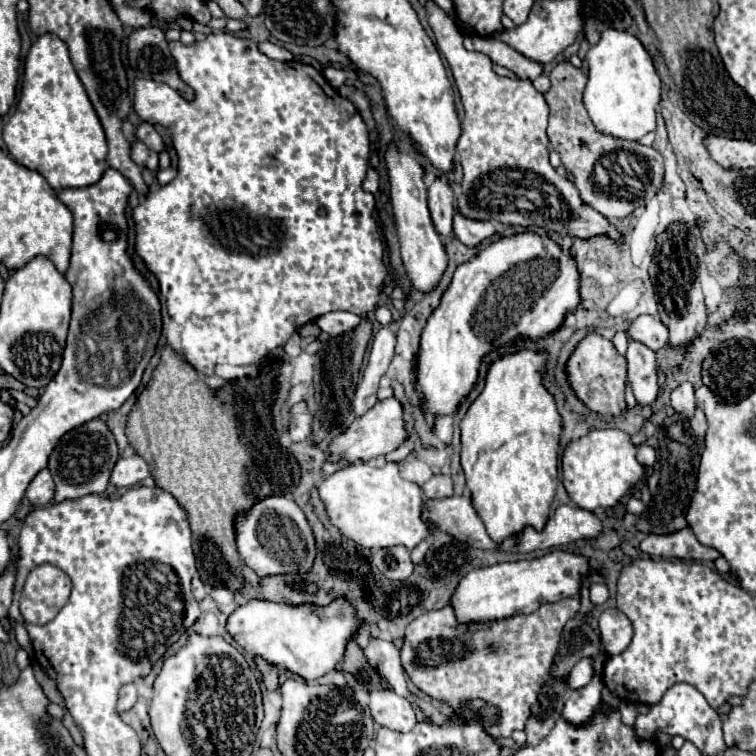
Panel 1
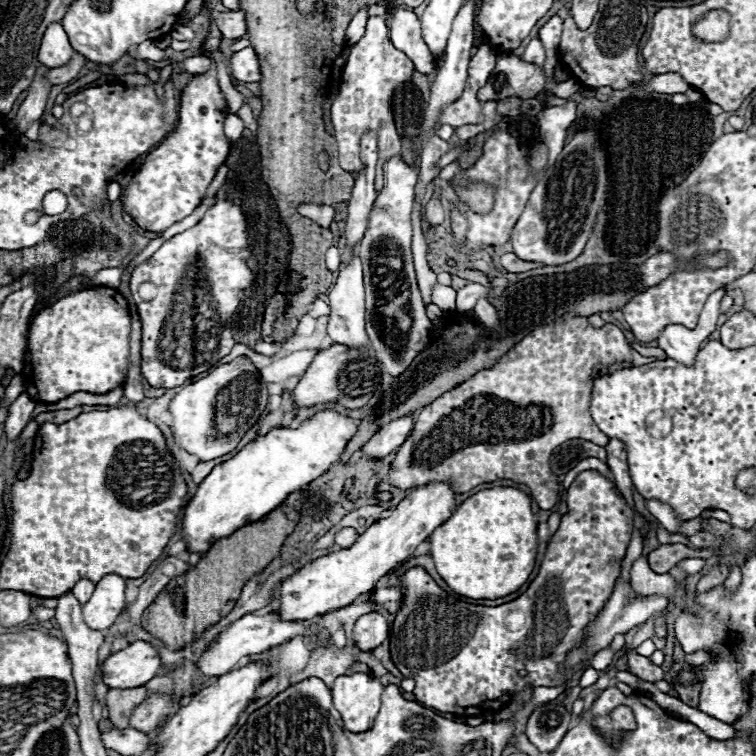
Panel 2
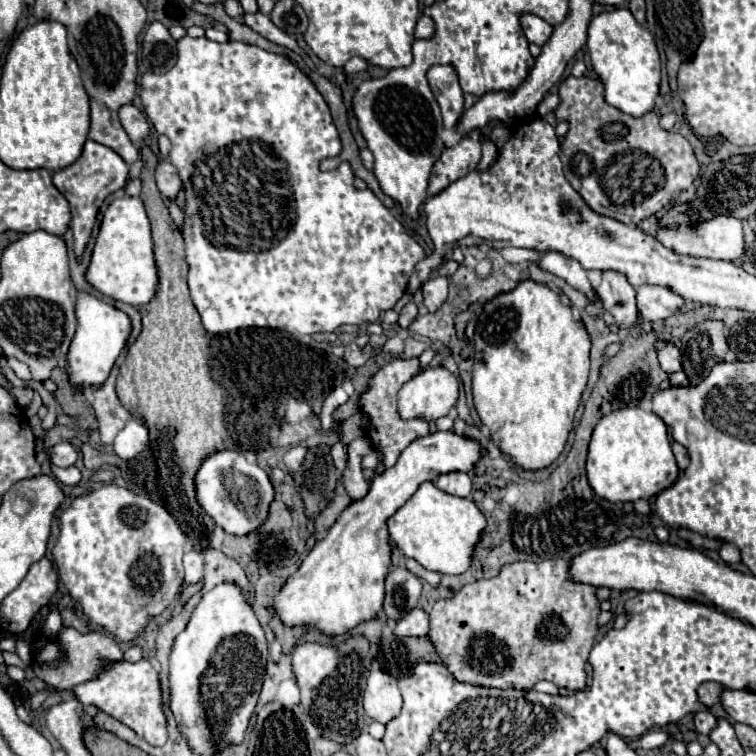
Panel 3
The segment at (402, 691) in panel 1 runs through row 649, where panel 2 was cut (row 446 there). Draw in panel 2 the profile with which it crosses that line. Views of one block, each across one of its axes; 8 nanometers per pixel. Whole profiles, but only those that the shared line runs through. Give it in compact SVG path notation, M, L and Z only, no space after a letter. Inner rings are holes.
M406 414L402 418L396 418L388 424L384 424L364 446L364 454L370 458L384 458L392 454L398 446L404 444L404 440L412 432L412 414Z

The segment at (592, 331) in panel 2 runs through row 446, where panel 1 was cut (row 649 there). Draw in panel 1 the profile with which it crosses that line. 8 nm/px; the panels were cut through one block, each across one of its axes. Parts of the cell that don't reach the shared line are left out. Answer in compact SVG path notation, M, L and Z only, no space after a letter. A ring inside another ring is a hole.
M564 598L542 604L528 616L520 614L508 620L462 626L456 624L452 606L444 606L408 624L400 648L402 668L416 688L448 704L452 710L458 710L466 700L482 700L494 706L500 722L484 724L484 728L492 738L506 738L514 730L524 730L524 720L544 680L548 680L548 668L552 666L552 656L556 656L560 632L578 610L578 598Z

